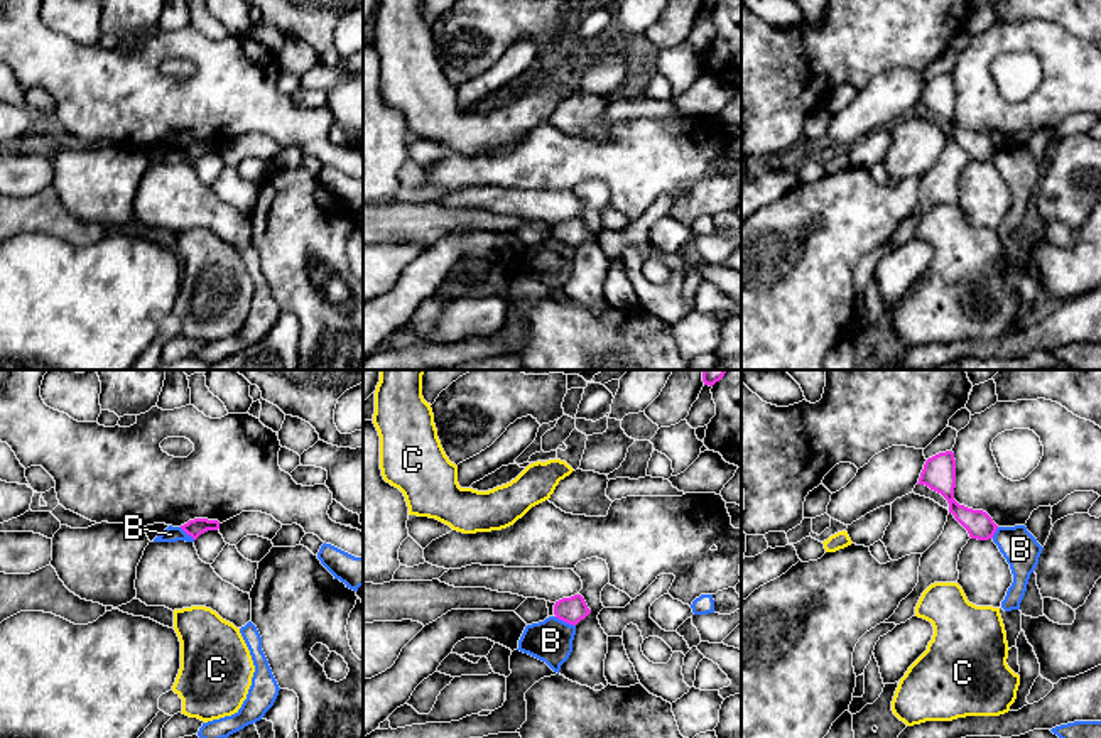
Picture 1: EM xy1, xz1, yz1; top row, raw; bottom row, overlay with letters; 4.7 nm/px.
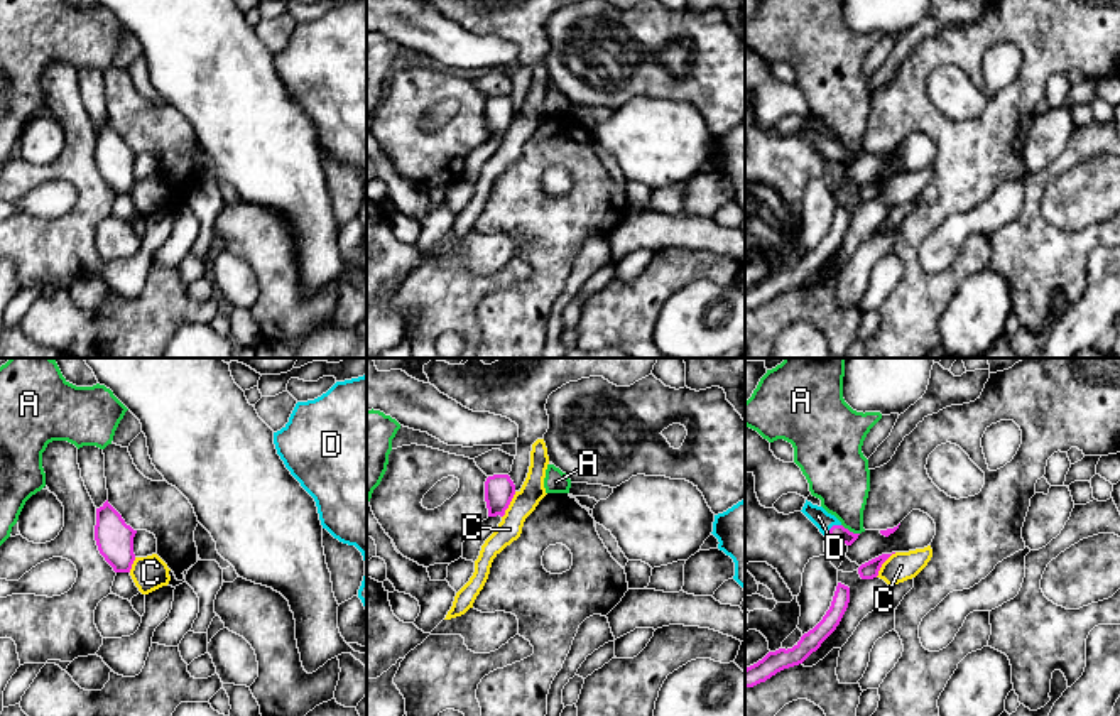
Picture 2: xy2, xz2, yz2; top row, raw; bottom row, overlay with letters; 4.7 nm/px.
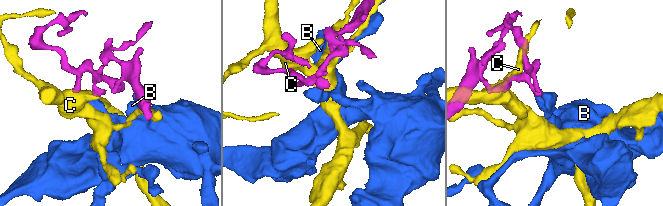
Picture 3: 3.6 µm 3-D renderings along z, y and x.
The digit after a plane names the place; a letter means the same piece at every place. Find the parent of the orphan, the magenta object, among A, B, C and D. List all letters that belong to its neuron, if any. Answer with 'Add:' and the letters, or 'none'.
Add: D

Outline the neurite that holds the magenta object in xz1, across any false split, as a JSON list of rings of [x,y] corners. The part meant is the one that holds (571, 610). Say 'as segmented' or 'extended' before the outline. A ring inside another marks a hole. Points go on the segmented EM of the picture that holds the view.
as segmented; [[[574,594],[571,598],[562,598],[556,601],[554,605],[554,615],[556,618],[569,623],[578,625],[581,620],[584,620],[591,610],[588,608],[584,598],[581,594]]]

